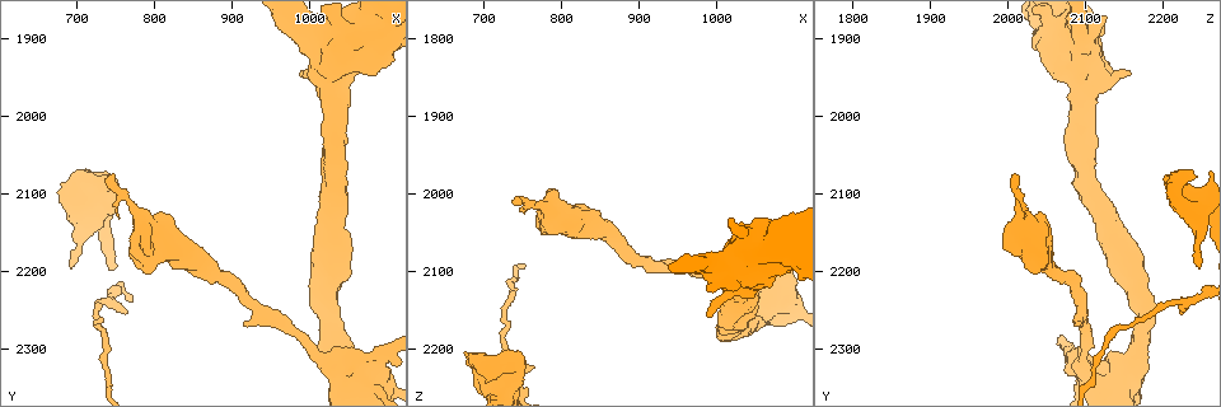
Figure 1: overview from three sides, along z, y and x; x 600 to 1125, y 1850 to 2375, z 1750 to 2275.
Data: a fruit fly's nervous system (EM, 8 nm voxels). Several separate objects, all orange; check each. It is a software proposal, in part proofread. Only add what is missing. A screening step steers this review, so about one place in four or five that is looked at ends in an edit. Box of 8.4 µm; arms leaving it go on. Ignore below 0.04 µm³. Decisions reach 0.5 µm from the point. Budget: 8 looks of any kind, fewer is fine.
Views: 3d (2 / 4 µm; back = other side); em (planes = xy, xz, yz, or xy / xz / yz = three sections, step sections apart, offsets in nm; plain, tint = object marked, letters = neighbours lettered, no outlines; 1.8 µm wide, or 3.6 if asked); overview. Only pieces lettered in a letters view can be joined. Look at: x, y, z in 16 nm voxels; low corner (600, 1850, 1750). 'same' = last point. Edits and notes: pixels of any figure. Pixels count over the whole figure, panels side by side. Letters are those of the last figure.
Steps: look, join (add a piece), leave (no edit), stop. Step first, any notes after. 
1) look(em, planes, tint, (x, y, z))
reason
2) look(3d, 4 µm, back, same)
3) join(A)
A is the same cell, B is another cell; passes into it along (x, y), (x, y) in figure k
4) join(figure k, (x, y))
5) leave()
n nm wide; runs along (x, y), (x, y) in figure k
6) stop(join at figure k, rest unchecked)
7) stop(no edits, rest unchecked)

look(em, planes, plain, (1090, 1885, 2055))

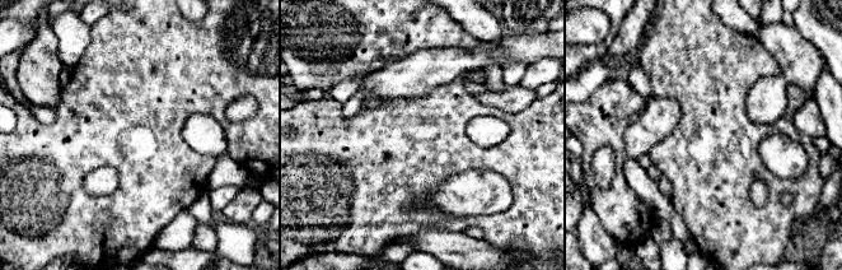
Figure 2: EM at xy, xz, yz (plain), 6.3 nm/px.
look(em, planes, letters, same)

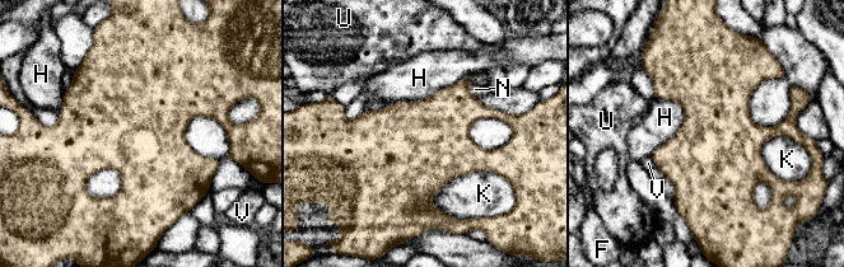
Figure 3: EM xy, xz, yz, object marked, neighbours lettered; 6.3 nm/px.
leave()
600 nm wide; F, H, K, N, U and V are other cells; border along (471, 75), (425, 98), (365, 111) in figure 3; no lettered piece goes on from it

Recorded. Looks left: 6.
look(3d, 4 µm, (740, 2075, 2225))
free end

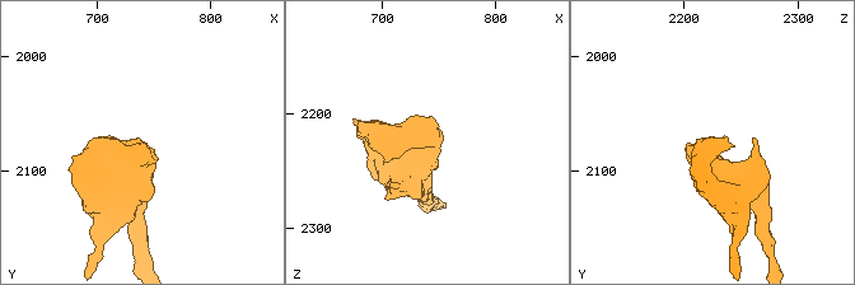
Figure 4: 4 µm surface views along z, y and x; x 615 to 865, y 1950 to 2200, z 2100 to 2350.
look(em, xy, step 8, letters, (742, 2076, 2224))

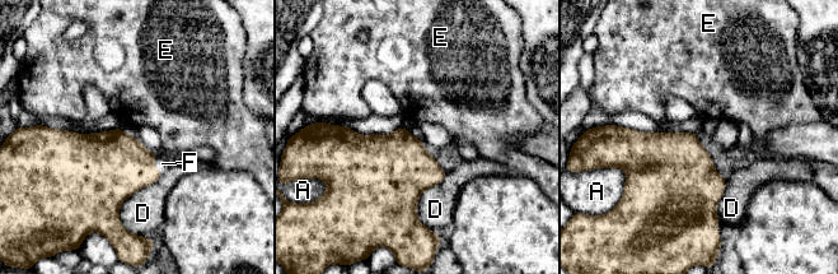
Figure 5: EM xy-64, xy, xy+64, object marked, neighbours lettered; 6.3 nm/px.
join(F)
260 nm wide; D touches over 440 nm; F is the same cell, A, D and E are other cells; it goes on there

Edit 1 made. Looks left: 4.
look(overview)
see it whole again

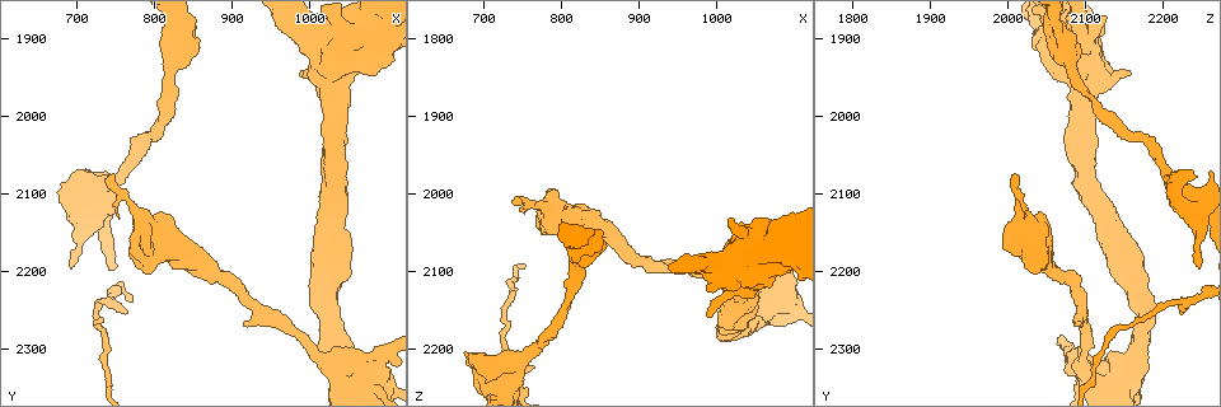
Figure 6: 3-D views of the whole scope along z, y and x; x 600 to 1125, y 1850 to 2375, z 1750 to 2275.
look(3d, 4 µm, (695, 2200, 2250))

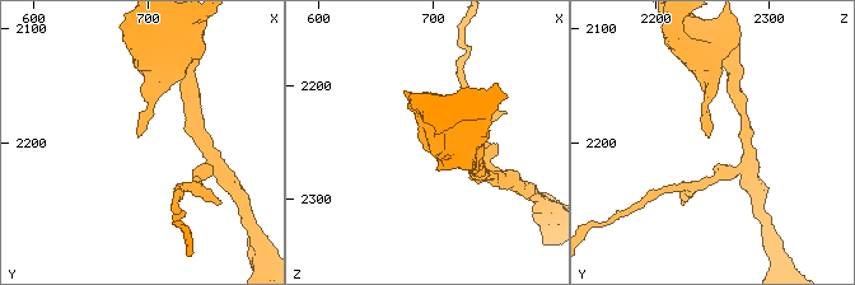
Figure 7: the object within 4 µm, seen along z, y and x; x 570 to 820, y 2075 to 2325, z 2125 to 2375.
look(em, planes, letters, (694, 2196, 2248))

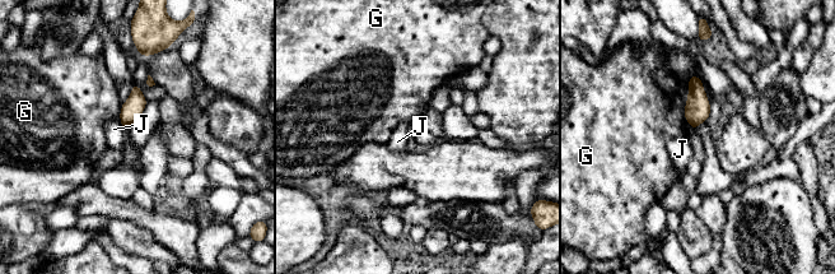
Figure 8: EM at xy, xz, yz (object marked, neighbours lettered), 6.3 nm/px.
leave()
G and J are other cells; border along (119, 117), (124, 129) in figure 8; no lettered piece goes on from it

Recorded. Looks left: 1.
stop(join at figure 5, rest unchecked)

